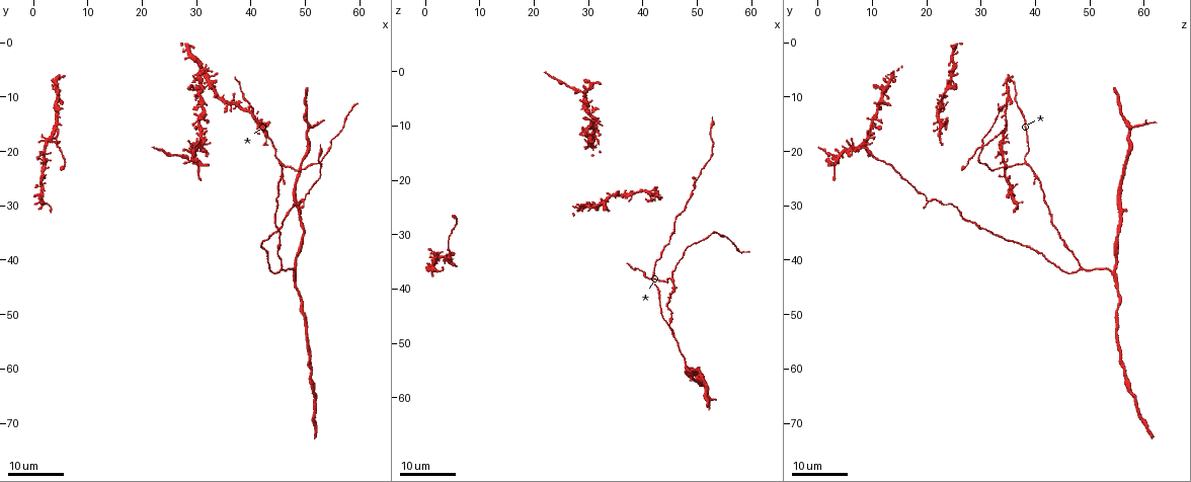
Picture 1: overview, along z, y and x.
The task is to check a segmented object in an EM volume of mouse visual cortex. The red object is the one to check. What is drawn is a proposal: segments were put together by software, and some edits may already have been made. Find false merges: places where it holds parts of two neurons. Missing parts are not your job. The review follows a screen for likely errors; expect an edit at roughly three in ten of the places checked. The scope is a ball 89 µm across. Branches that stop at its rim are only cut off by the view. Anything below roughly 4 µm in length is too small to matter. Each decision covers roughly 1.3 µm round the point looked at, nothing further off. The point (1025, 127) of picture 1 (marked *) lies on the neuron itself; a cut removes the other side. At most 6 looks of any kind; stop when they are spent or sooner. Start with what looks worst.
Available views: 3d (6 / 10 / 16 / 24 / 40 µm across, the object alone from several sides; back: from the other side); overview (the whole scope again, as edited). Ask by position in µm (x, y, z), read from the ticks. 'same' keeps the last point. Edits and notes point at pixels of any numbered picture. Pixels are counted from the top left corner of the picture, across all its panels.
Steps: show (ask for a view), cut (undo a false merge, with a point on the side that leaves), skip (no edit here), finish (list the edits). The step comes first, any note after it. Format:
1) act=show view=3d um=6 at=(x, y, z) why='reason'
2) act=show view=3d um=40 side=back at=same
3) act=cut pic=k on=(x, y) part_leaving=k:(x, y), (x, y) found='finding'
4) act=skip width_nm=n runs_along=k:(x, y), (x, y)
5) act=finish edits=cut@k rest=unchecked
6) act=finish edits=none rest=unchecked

act=show view=3d um=16 at=(4.0, 16.5, 34.0) why='small branch off a trunk'

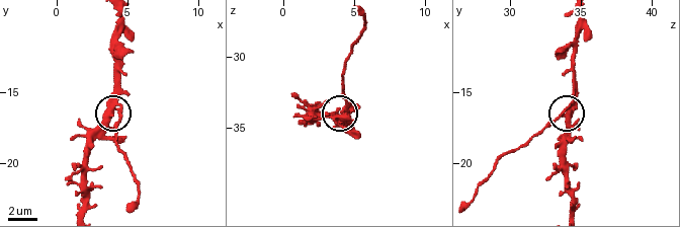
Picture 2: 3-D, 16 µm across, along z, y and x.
act=show view=3d um=10 at=(4.0, 16.6, 33.6) why='closer look'

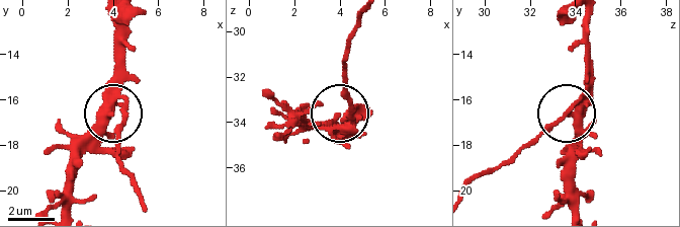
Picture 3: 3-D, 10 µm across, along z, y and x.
act=cut pic=3 on=(122, 124) width_nm=260 found='two neurons meet here'

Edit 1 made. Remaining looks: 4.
act=show view=overview

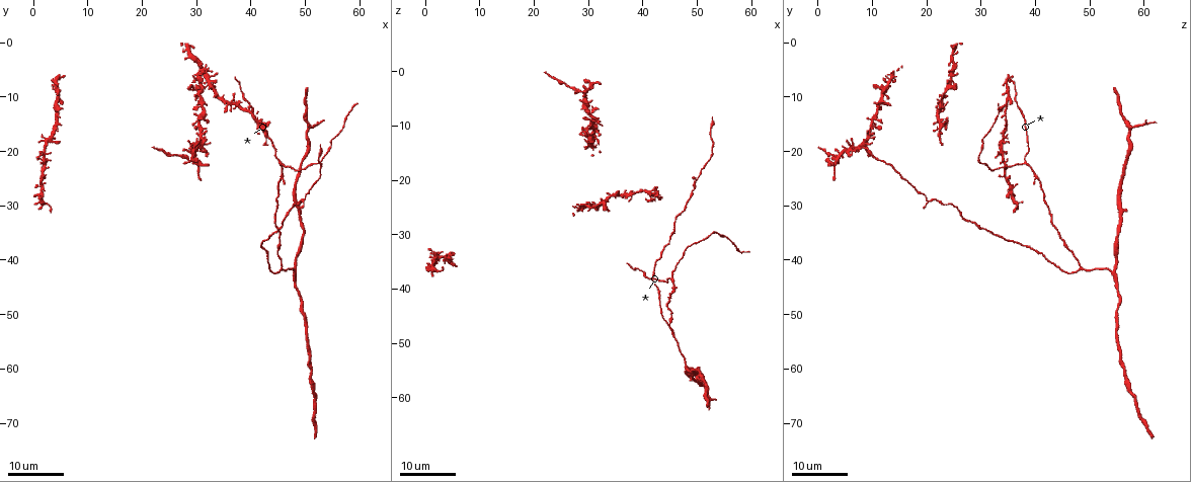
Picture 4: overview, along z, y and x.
act=show view=3d um=16 at=(29.5, 22.0, 4.0) why='four or more arms meet'

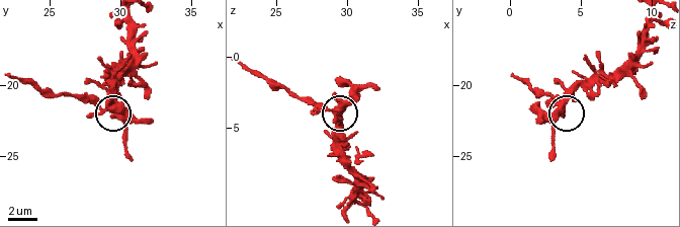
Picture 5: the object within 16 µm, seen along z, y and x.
act=show view=3d um=10 at=(29.2, 21.8, 3.6)

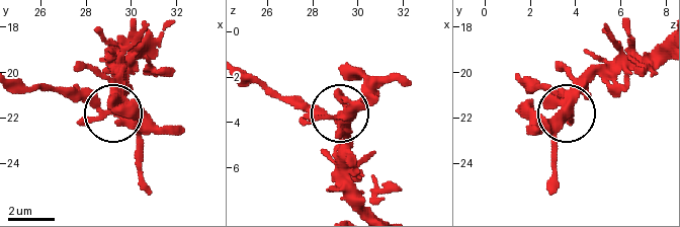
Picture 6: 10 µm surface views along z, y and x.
act=show view=3d um=10 side=back at=(29.4, 21.8, 3.7) why='other side'

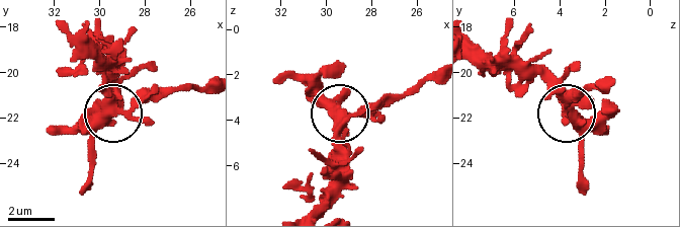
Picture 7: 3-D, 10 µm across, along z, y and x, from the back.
act=cut pic=7 on=(160, 90) arms=5 part_leaving=7:(137, 103), (204, 86) found='two neurons meet here'

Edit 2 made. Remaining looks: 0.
act=finish edits=cut@3,cut@7 rest=unchecked

